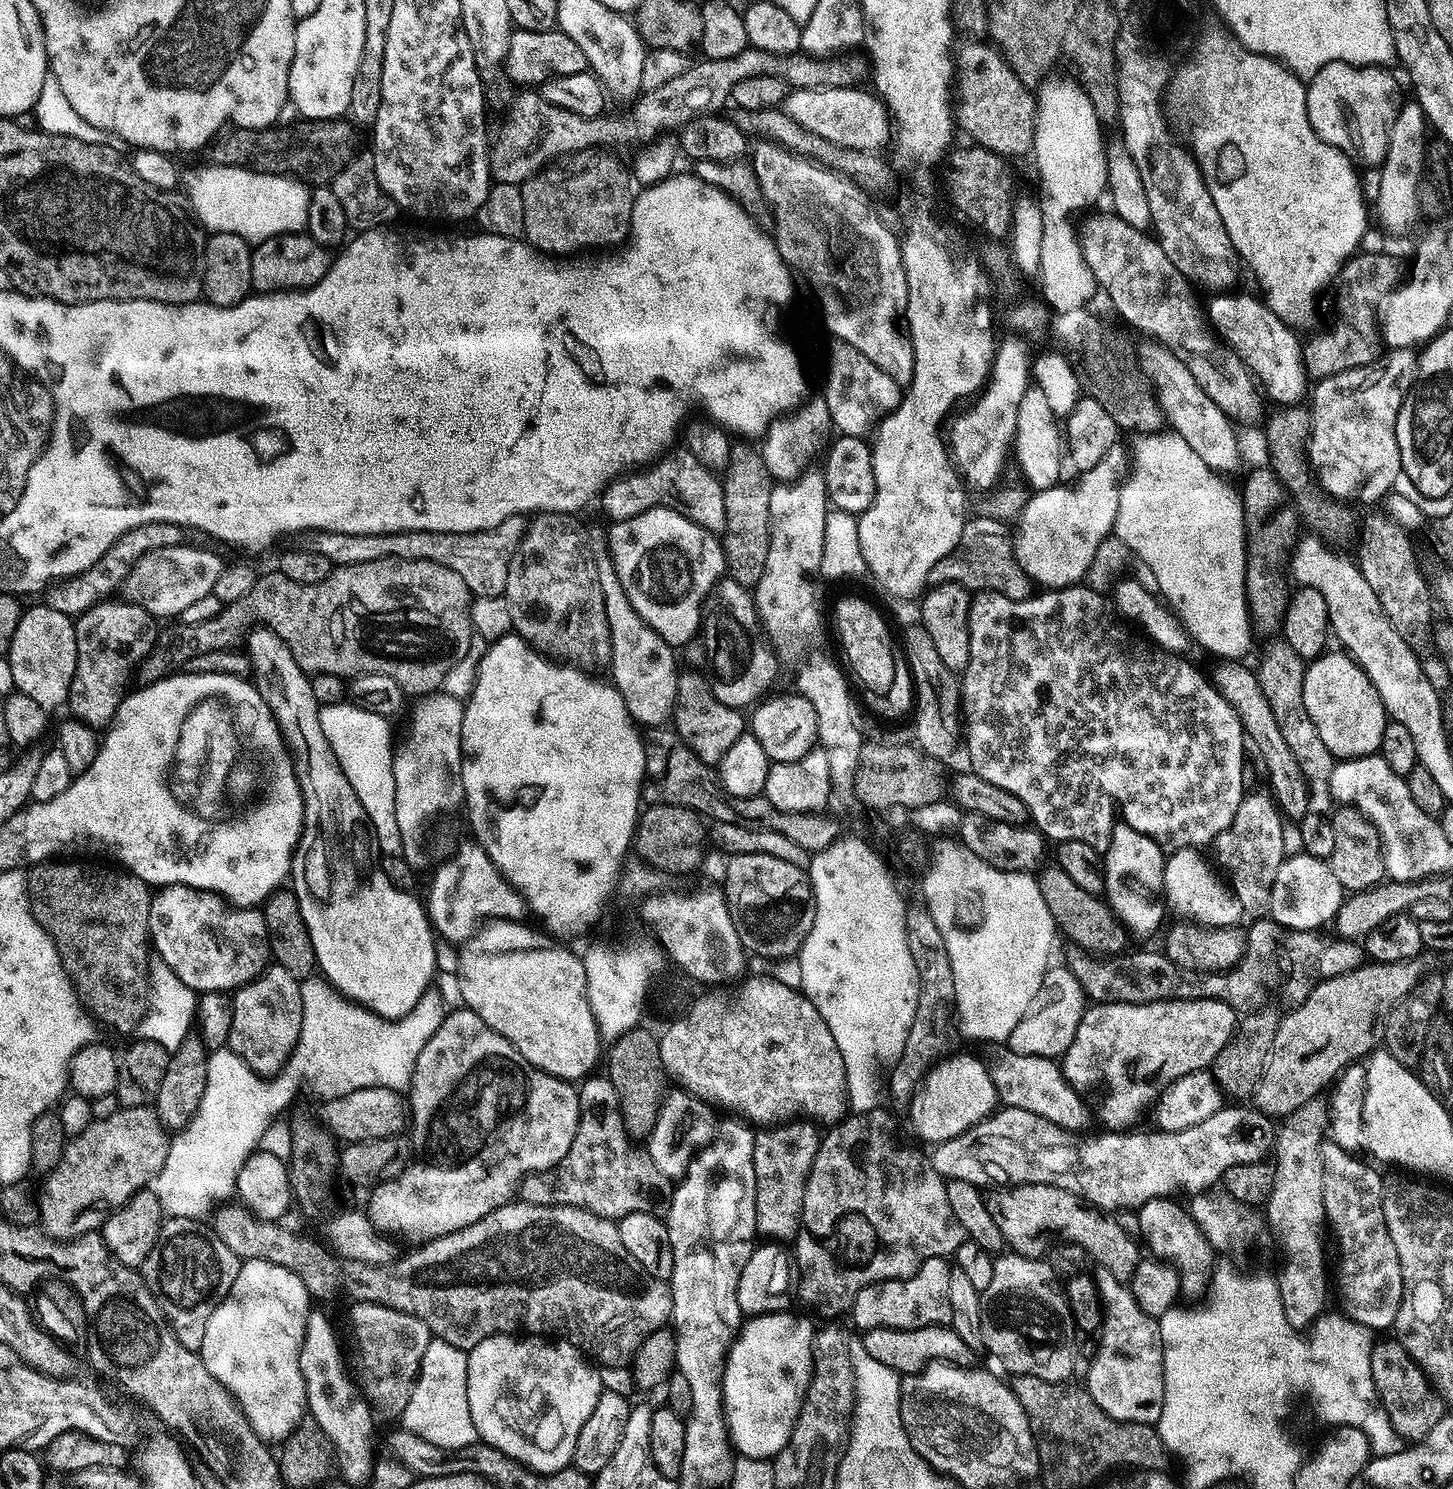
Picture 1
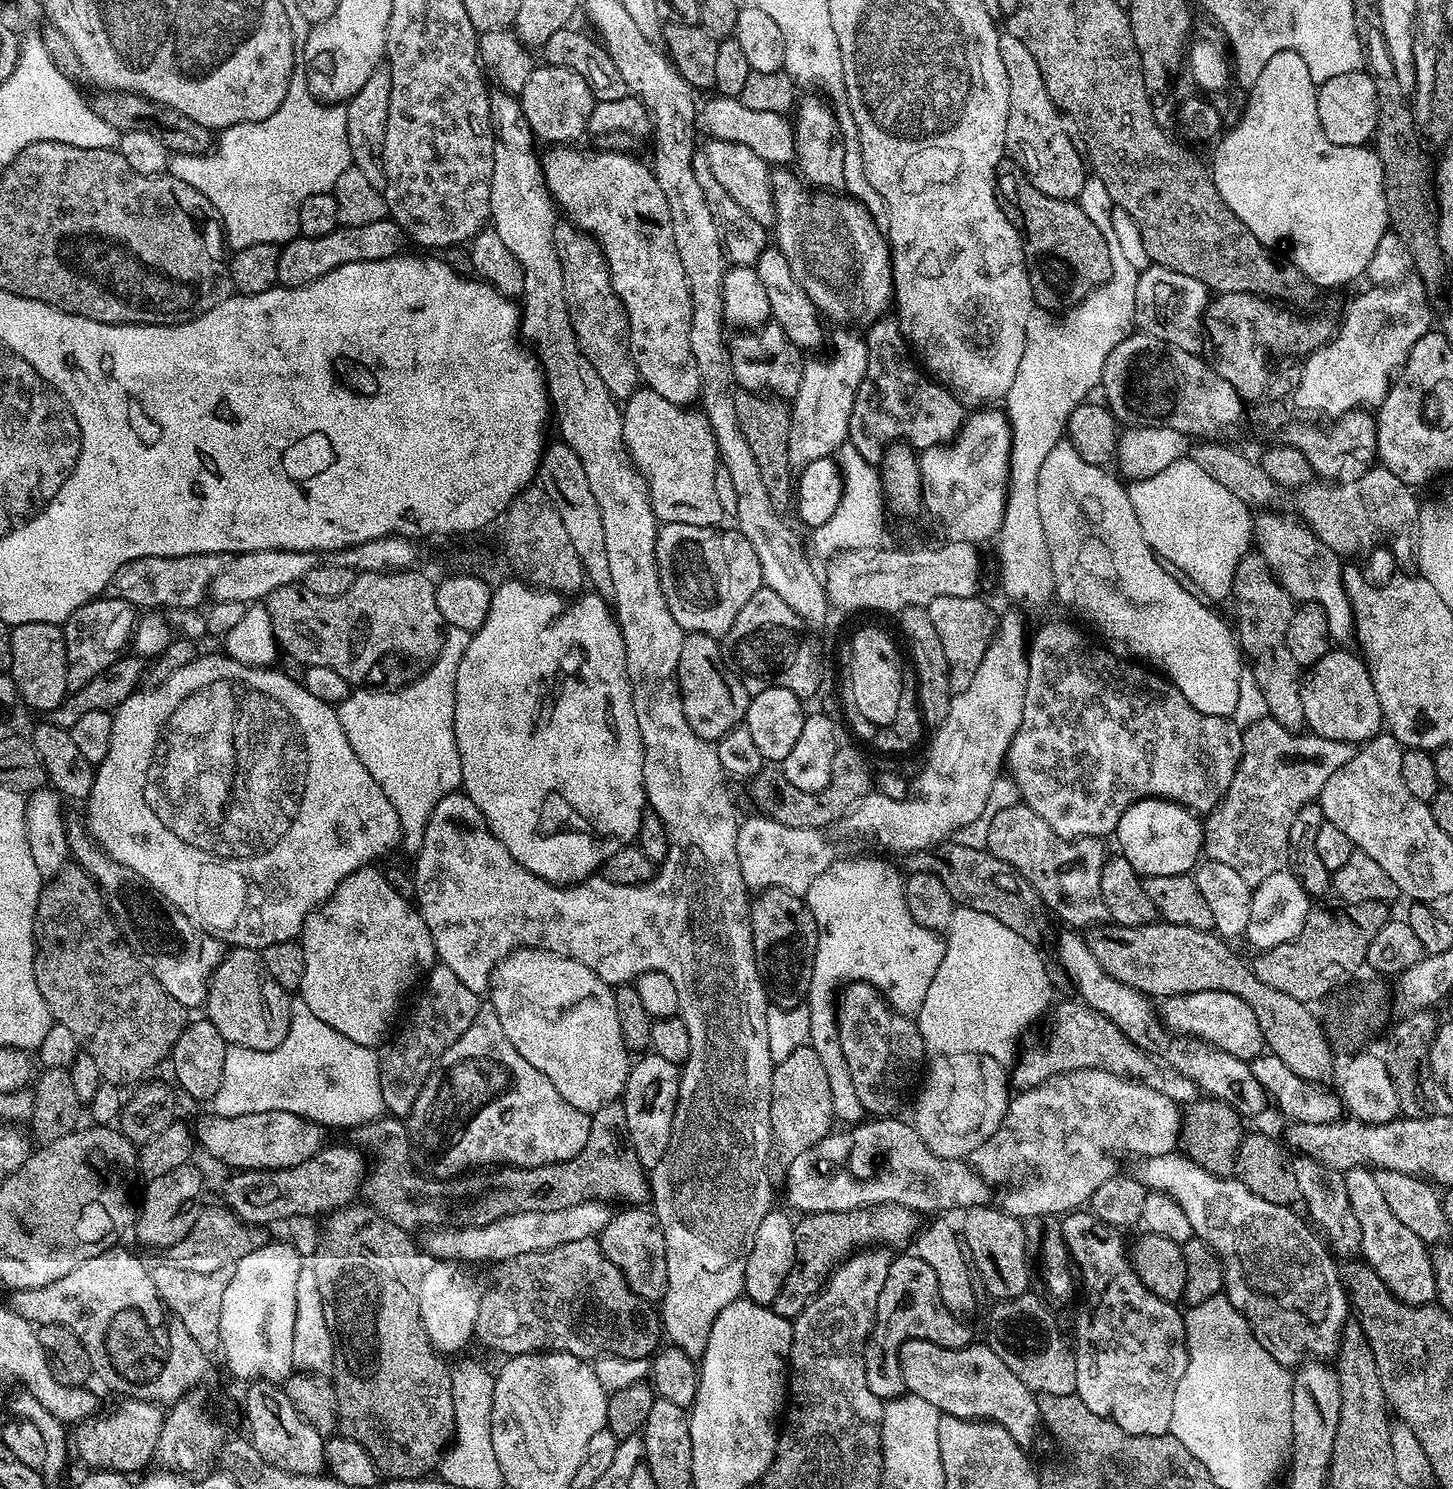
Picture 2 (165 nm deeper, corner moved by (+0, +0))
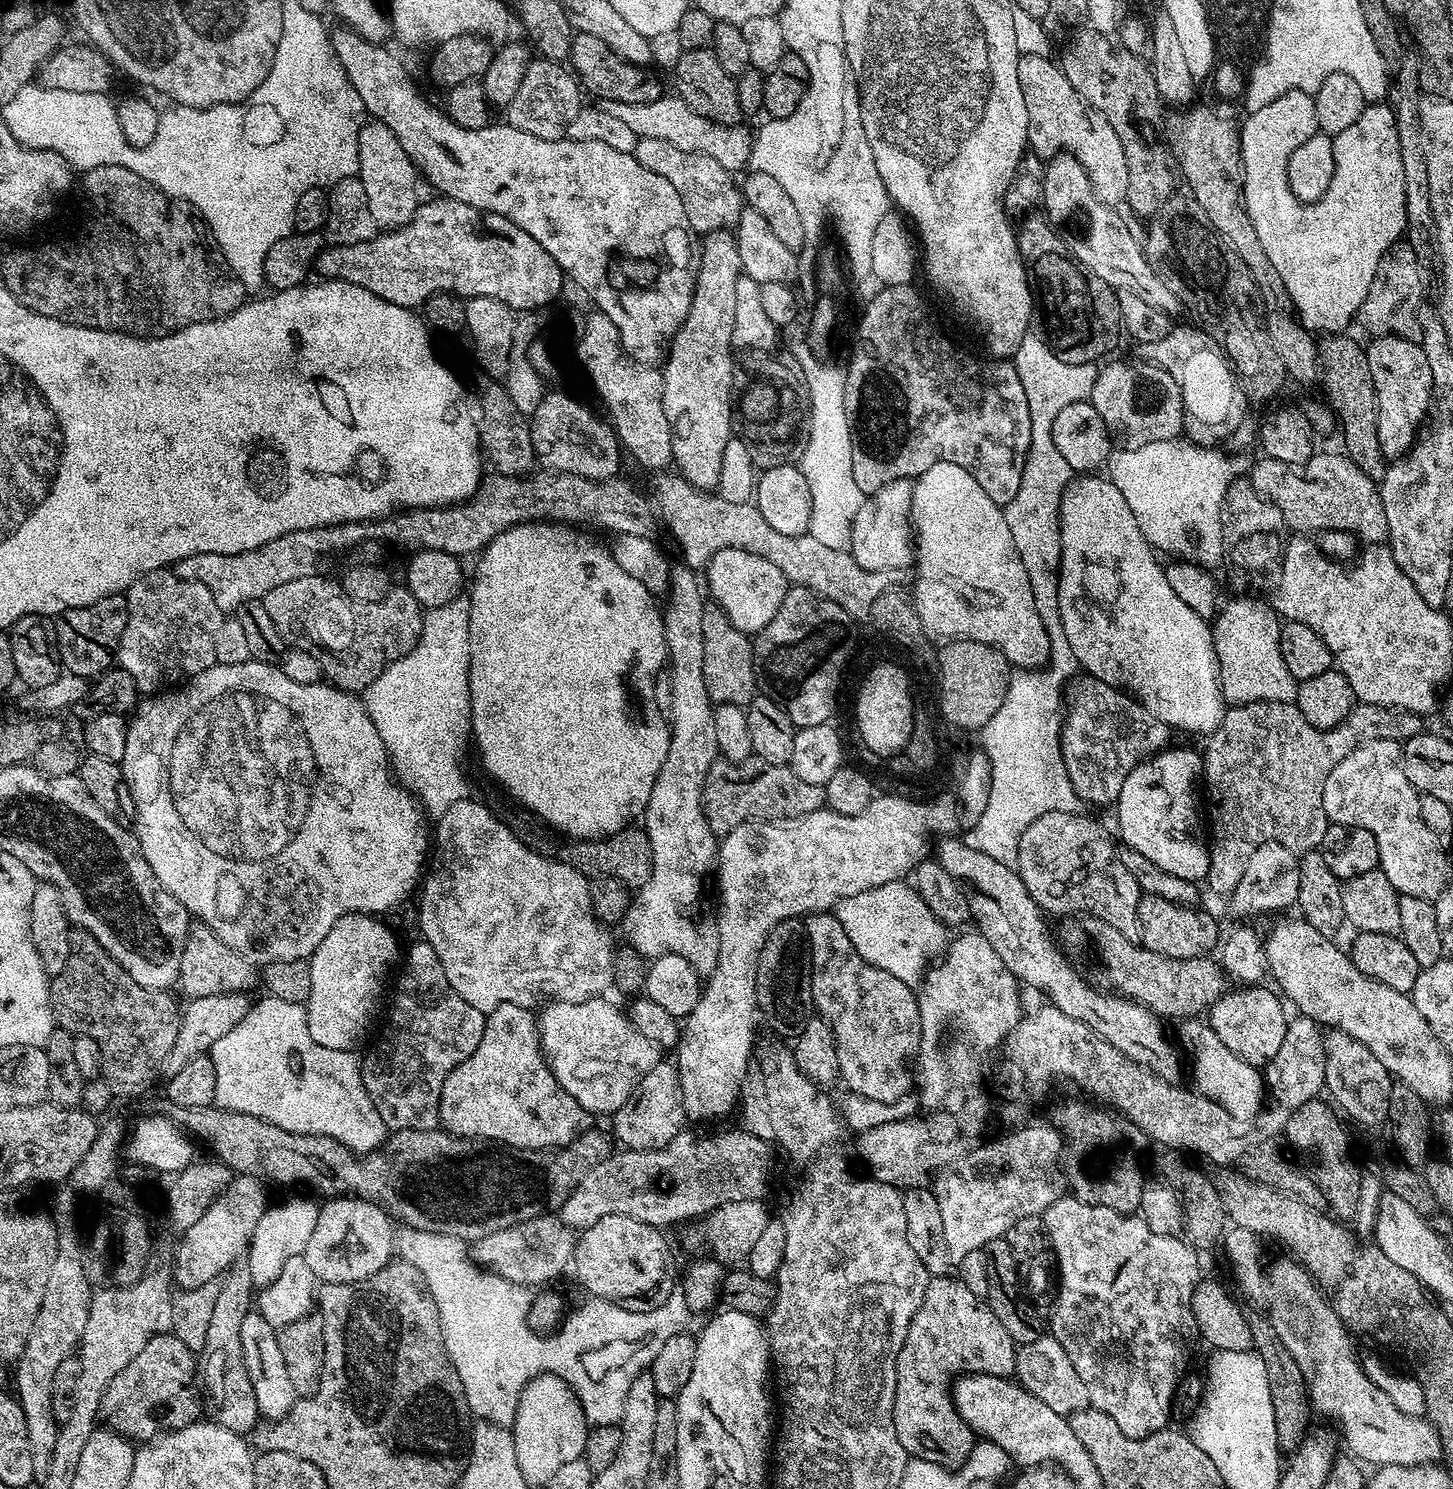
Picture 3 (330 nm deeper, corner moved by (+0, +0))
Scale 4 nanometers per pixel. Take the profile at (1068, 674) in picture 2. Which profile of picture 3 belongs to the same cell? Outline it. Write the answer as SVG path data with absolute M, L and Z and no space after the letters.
M1100 680L1097 684L1092 684L1092 688L1076 688L1072 683L1067 685L1066 715L1062 720L1061 739L1065 745L1076 744L1078 751L1092 752L1093 756L1092 764L1088 760L1082 761L1081 764L1074 762L1068 764L1068 777L1072 779L1072 789L1083 801L1093 800L1096 804L1104 804L1107 800L1108 803L1115 801L1120 794L1122 782L1128 776L1128 771L1140 761L1169 747L1168 734L1170 728L1167 725L1149 715L1145 704L1119 687L1109 684L1106 688L1100 688Z

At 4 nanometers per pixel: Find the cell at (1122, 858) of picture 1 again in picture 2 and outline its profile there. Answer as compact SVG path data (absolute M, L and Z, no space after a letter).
M1159 798L1131 804L1118 822L1114 840L1120 843L1119 855L1124 856L1142 878L1191 873L1201 863L1204 851L1201 817L1175 800Z

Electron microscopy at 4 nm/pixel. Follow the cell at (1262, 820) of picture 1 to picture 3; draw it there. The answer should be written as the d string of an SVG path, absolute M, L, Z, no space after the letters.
M1259 700L1253 704L1238 704L1229 707L1225 715L1222 726L1218 727L1211 736L1207 737L1205 748L1202 748L1202 780L1203 783L1208 783L1208 812L1212 815L1212 840L1210 836L1210 847L1208 853L1210 854L1210 870L1208 871L1208 878L1206 887L1212 892L1217 892L1221 898L1227 897L1242 879L1242 874L1246 871L1246 866L1249 865L1250 856L1264 843L1271 840L1276 840L1278 843L1284 844L1290 851L1295 854L1302 854L1302 852L1316 852L1319 849L1322 838L1326 834L1329 826L1329 820L1323 810L1322 792L1324 784L1326 783L1327 775L1343 762L1356 748L1359 747L1364 740L1368 739L1392 739L1399 742L1408 740L1412 736L1417 736L1422 730L1421 717L1415 716L1412 712L1401 712L1395 708L1383 708L1377 704L1362 704L1357 703L1343 723L1340 723L1334 728L1324 731L1316 729L1302 716L1296 707L1295 703L1283 704L1282 702L1270 702L1269 700Z

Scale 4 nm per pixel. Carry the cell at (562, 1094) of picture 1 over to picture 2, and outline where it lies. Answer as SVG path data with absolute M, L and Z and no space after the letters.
M481 1003L474 1022L466 1026L464 1033L448 1049L454 1056L490 1054L502 1058L514 1068L516 1088L478 1116L462 1142L450 1152L446 1174L464 1174L485 1166L520 1168L520 1162L515 1162L516 1158L526 1158L526 1168L560 1164L576 1156L586 1146L592 1129L591 1115L578 1110L578 1106L570 1106L570 1102L566 1102L566 1098L554 1090L554 1082L550 1082L546 1074L530 1066L530 1062L526 1062L526 1058L514 1050L514 1042L506 1038L506 1030L502 1030L502 1022L498 1022L498 1014L492 1009L491 1003Z

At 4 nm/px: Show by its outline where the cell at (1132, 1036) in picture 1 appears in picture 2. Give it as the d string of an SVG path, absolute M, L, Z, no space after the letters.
M1214 990L1187 992L1169 996L1161 1004L1164 1005L1159 1005L1158 1012L1164 1027L1181 1037L1203 1040L1206 1044L1218 1046L1220 1050L1249 1062L1265 1051L1262 1026L1258 1026L1254 1010L1234 994Z

